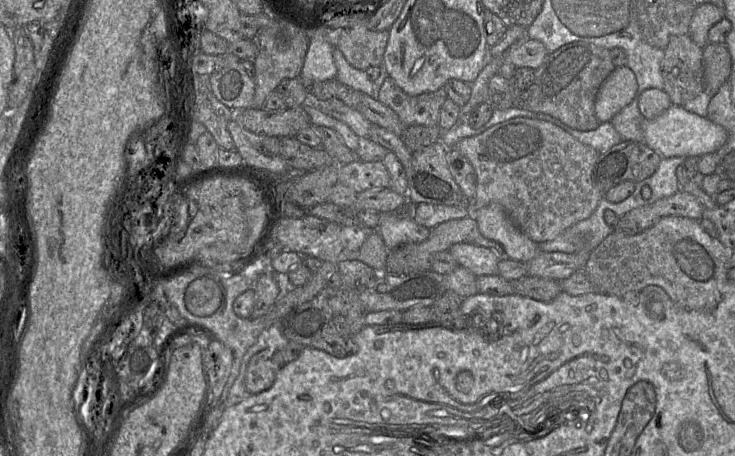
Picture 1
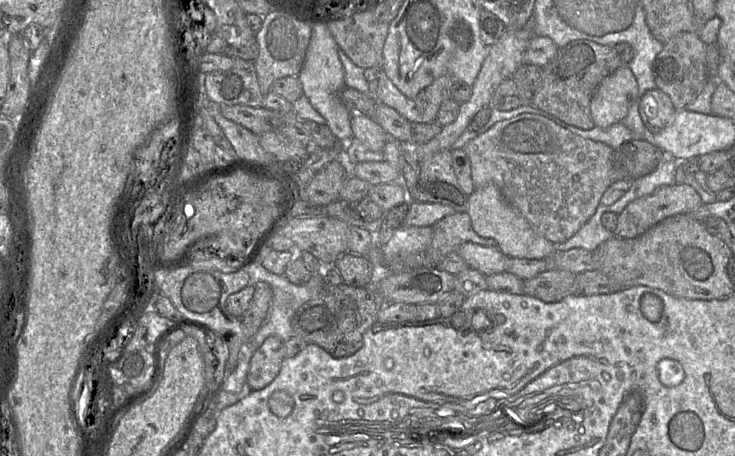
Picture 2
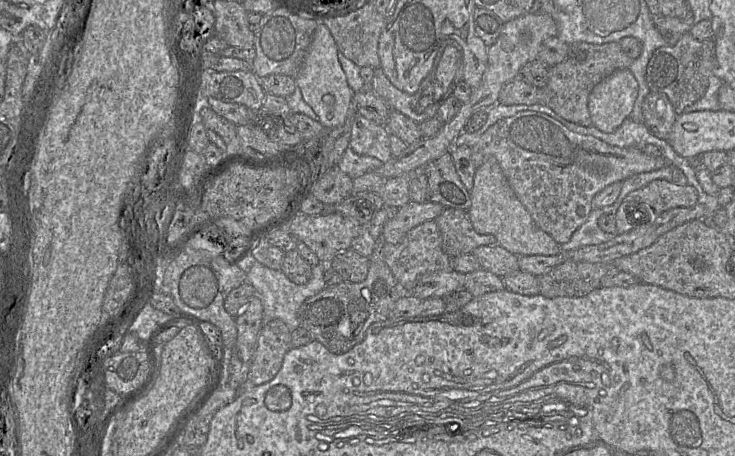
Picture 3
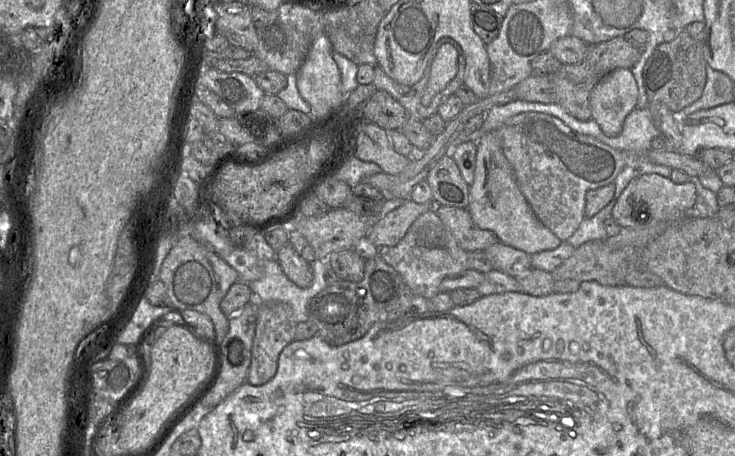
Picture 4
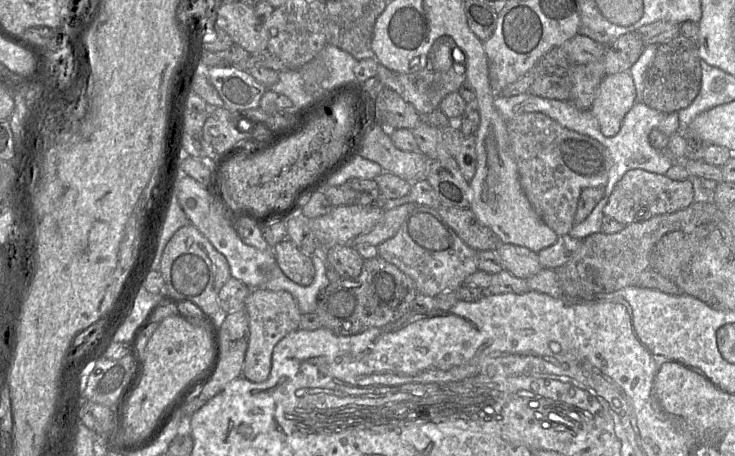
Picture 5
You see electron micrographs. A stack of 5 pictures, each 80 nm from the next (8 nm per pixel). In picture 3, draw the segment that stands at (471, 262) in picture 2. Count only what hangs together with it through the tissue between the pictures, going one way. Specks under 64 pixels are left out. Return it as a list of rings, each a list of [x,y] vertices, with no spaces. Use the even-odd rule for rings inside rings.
[[[499,245],[480,246],[471,252],[481,265],[501,278],[519,270],[519,256],[512,254]]]

